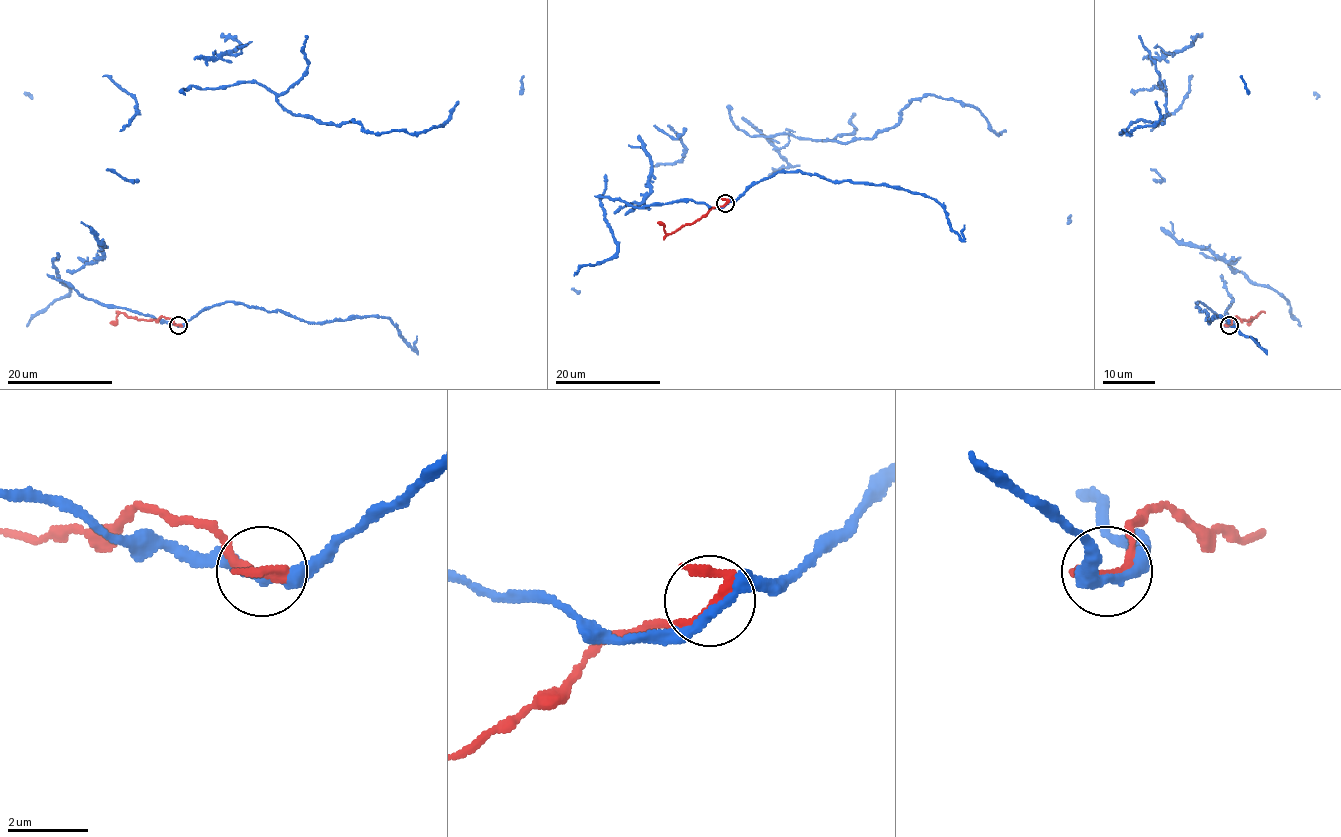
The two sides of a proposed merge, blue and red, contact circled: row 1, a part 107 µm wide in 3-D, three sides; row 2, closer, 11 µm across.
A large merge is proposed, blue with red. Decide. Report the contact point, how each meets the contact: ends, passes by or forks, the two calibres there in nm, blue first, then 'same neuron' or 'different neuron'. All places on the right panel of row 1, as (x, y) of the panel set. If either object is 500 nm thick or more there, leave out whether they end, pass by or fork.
place (1229, 325); blue passes by; red passes by; calibres 240 and 240 nm; different neuron

